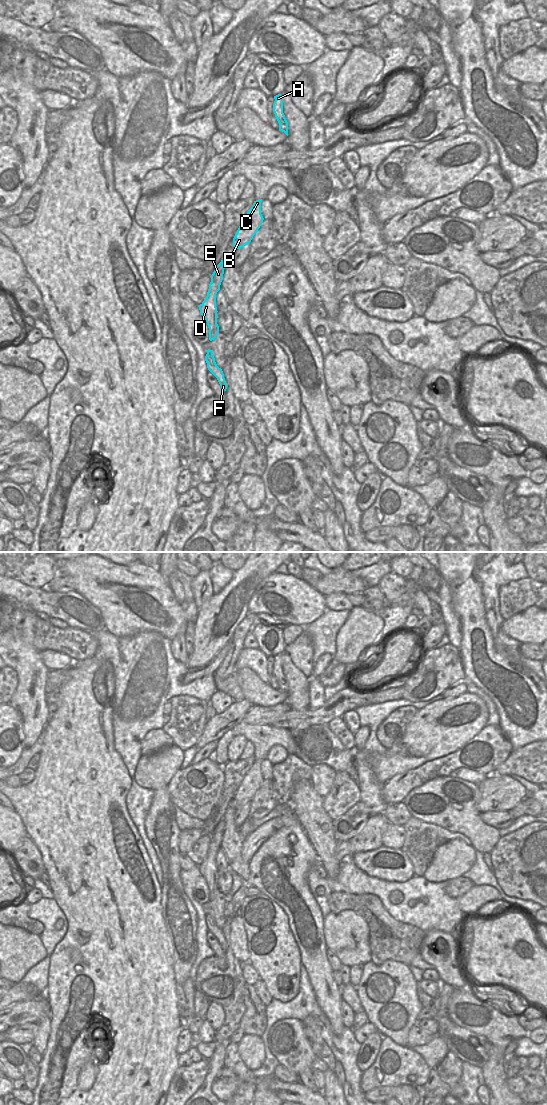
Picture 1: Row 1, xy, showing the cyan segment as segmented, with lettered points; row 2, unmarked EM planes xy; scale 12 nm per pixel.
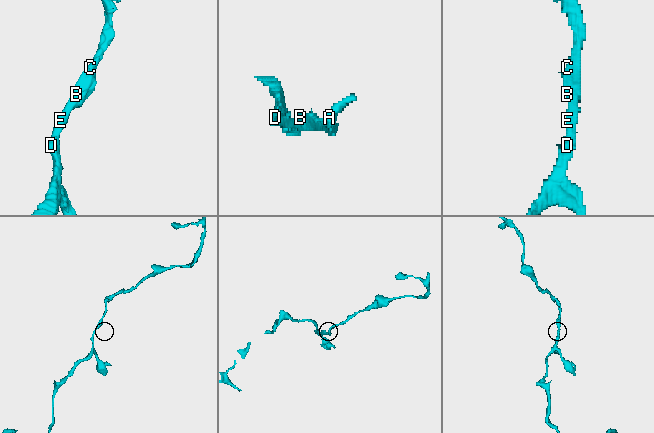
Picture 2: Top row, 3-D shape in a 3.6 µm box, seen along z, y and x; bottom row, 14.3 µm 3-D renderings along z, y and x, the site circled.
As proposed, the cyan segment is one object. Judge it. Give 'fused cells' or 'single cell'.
single cell

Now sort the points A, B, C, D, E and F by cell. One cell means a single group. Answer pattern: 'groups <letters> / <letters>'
groups A B C D E F

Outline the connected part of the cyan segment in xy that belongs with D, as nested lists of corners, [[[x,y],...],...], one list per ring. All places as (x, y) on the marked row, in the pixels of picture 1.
[[[224,261],[216,266],[213,274],[211,275],[211,282],[207,296],[204,301],[198,306],[200,314],[205,318],[209,328],[209,340],[212,341],[216,338],[219,332],[219,326],[217,324],[217,307],[216,307],[216,294],[220,290],[220,285],[223,280],[224,274]]]

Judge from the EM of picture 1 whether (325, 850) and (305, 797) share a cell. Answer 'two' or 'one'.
one

